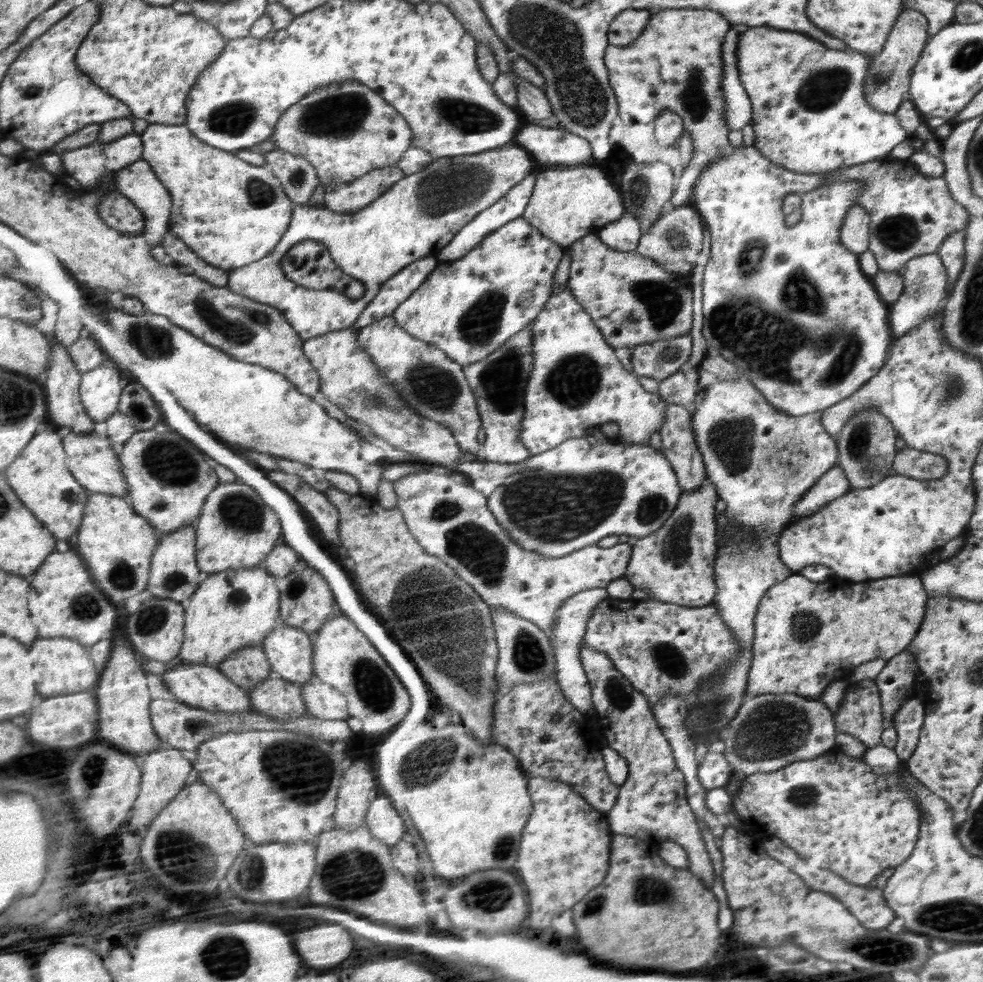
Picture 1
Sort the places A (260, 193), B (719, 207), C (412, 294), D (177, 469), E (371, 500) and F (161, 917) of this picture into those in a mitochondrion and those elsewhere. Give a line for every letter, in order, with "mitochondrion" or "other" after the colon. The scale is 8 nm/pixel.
A: mitochondrion
B: other
C: other
D: mitochondrion
E: other
F: other

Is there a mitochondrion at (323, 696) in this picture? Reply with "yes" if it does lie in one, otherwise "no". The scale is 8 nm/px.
no

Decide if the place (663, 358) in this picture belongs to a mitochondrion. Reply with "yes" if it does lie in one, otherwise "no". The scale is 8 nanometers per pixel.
yes

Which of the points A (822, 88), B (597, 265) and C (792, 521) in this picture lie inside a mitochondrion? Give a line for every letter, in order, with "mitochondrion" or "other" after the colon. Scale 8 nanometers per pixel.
A: mitochondrion
B: other
C: other

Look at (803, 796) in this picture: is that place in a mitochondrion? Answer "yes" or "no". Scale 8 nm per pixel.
yes

